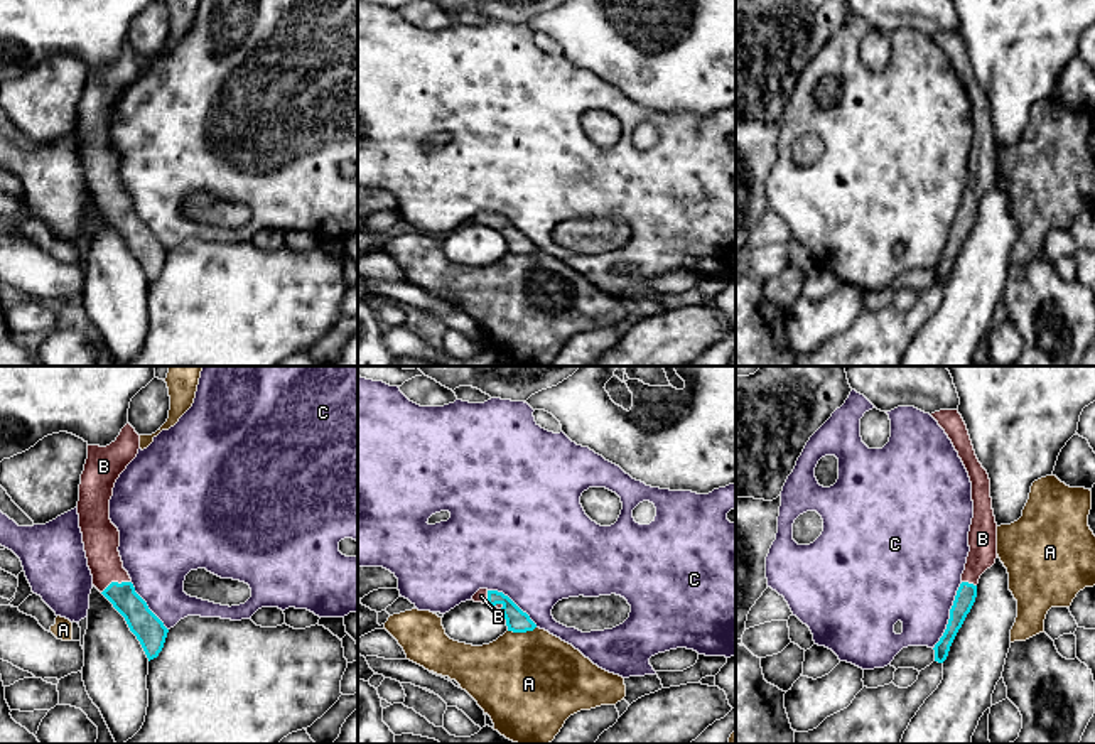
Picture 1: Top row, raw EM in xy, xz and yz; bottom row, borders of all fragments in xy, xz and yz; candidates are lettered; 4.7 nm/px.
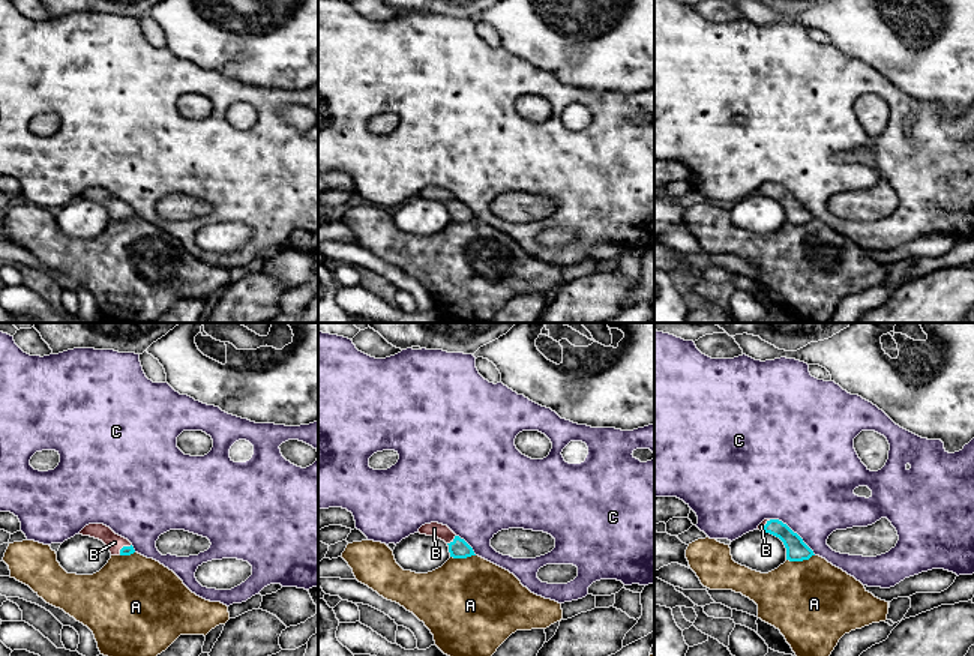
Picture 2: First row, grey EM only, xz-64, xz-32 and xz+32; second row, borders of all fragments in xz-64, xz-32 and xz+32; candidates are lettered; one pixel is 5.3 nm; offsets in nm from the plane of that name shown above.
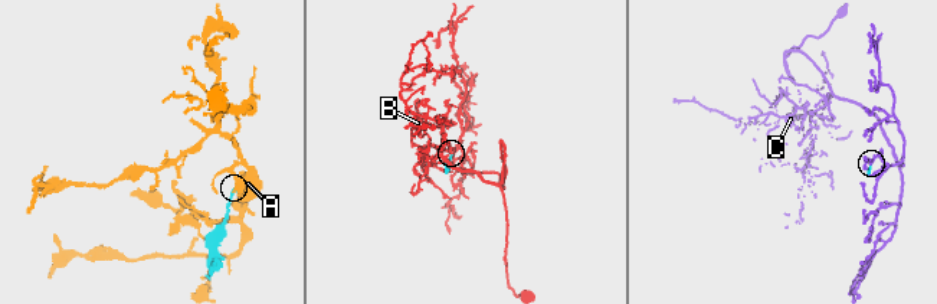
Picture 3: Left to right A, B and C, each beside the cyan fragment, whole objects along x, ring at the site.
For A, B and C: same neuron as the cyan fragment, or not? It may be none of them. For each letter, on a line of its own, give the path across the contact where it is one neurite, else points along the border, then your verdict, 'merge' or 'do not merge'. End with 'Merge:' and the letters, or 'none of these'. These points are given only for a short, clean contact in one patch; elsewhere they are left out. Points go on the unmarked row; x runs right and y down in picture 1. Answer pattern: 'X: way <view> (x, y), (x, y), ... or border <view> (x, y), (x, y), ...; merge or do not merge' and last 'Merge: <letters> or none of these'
A: border xz (535, 248), (525, 253), (508, 253); do not merge
B: way xy (140, 242), (115, 204), (103, 183), (102, 161); merge
C: do not merge
Merge: B

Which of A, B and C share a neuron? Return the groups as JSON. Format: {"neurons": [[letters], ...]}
{"neurons": [["A"], ["B"], ["C"]]}

